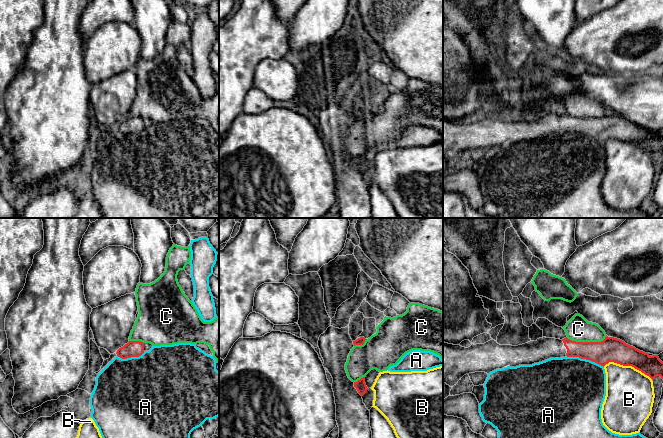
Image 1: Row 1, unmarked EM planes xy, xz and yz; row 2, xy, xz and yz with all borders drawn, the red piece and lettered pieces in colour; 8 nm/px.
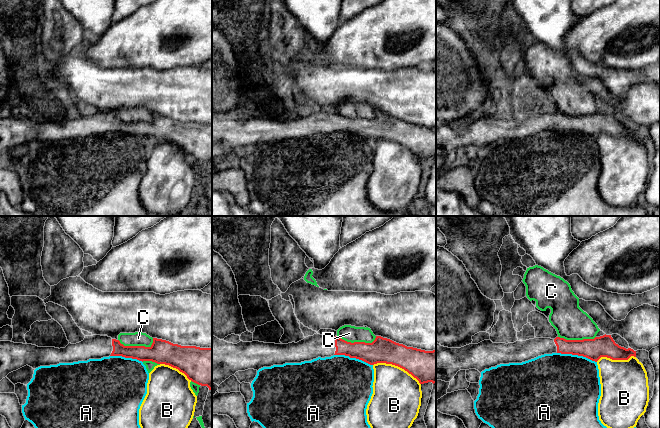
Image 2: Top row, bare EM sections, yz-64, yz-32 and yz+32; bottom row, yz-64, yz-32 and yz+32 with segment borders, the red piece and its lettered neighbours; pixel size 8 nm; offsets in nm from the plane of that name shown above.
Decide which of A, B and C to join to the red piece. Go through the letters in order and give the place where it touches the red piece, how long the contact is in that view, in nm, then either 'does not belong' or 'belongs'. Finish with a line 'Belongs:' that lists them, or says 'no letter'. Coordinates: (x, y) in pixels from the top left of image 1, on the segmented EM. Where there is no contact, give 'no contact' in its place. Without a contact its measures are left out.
A: contact yz (585, 358); length 320 nm; does not belong
B: contact yz (628, 365); length 420 nm; does not belong
C: contact yz (586, 342); length 320 nm; does not belong
Belongs: no letter

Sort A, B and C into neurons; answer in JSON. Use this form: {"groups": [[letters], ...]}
{"groups": [["A"], ["B"], ["C"]]}

